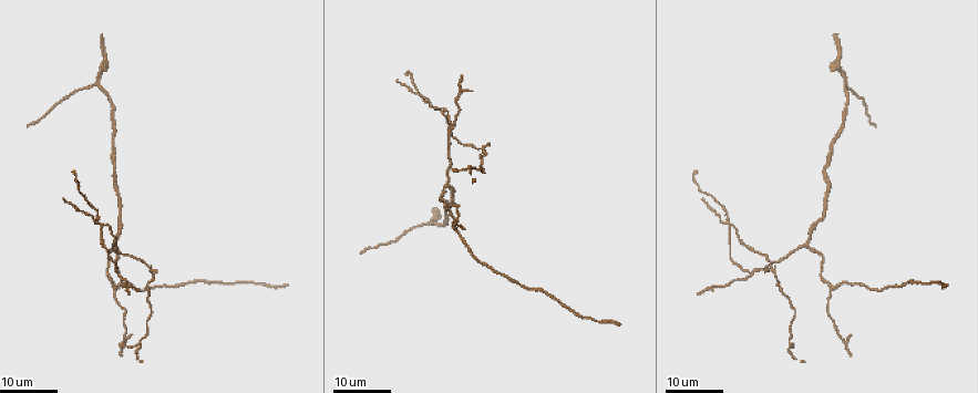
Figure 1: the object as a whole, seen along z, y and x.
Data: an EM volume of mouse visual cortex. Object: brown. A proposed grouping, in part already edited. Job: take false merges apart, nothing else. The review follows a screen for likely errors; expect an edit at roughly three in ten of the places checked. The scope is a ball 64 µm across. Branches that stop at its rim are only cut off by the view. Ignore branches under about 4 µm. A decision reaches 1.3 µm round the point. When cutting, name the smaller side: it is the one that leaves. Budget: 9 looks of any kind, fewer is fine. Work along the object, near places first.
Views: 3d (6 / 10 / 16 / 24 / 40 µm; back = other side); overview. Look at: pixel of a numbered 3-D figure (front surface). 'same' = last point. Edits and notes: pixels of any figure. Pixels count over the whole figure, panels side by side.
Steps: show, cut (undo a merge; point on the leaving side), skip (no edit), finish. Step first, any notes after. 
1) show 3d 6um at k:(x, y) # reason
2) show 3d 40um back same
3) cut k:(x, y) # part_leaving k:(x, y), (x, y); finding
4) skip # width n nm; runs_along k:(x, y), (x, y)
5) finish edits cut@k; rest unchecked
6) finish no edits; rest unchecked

show 3d 16um at 1:(751, 272) # branch point

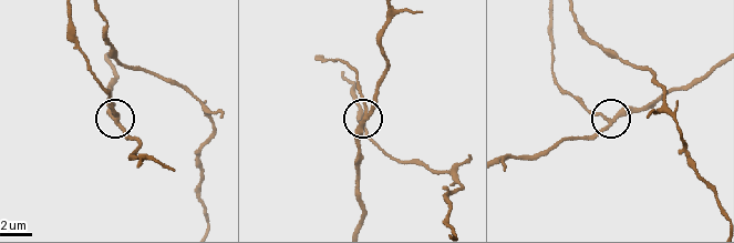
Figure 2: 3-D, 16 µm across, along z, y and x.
show 3d 6um at 2:(609, 123)

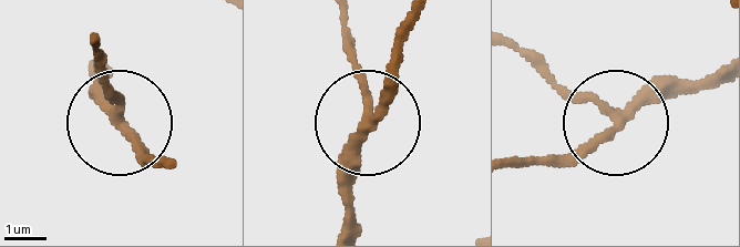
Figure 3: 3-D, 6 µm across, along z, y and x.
skip # runs_along 3:(351, 227), (351, 142), (404, 40); continuous, no second neuron

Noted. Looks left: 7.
show 3d 24um at 1:(101, 224) # arms run side by side

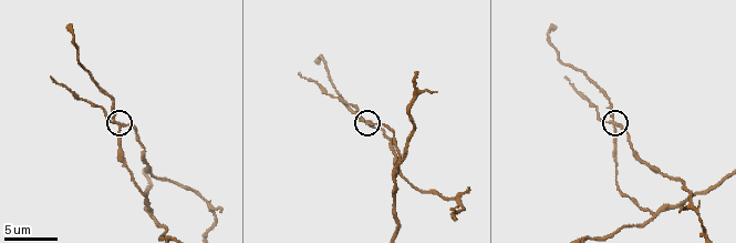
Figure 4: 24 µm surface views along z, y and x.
show 3d 10um at 4:(122, 124)

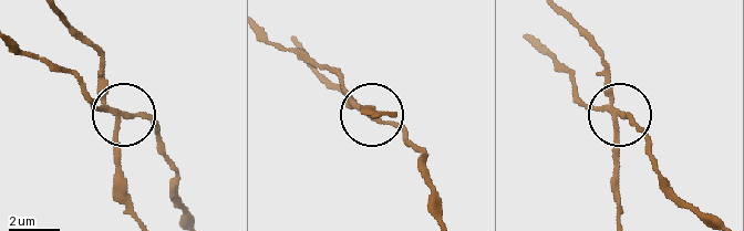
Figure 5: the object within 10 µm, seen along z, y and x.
cut 5:(342, 75) # part_leaving 5:(359, 108), (395, 123), (424, 150), (440, 216); a second neuron is stuck on

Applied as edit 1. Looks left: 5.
show 3d 16um at 1:(446, 186) # a fork

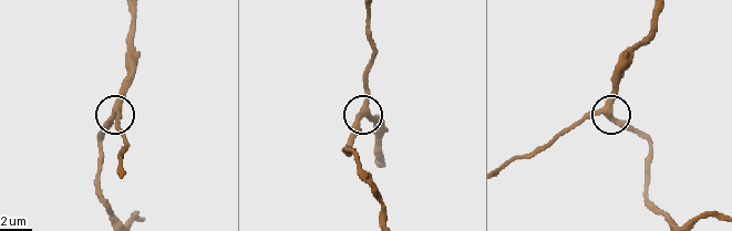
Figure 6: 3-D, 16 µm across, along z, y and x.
show 3d 10um at 6:(114, 112) # zoom in

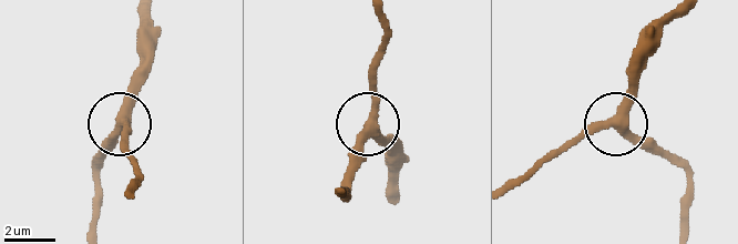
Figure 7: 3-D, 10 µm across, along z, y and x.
skip # runs_along 7:(525, 174), (611, 123), (632, 79), (632, 56); continuous, no second neuron

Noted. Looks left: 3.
show 3d 24um at 1:(451, 212) # a fork

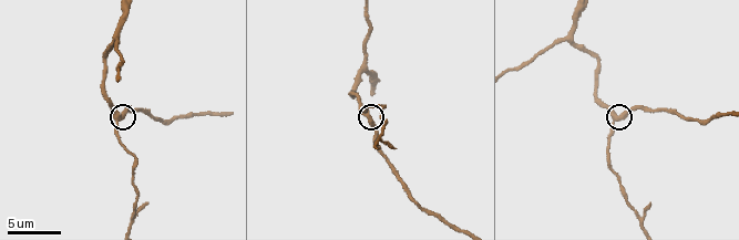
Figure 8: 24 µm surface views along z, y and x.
show 3d 6um at 8:(368, 115)

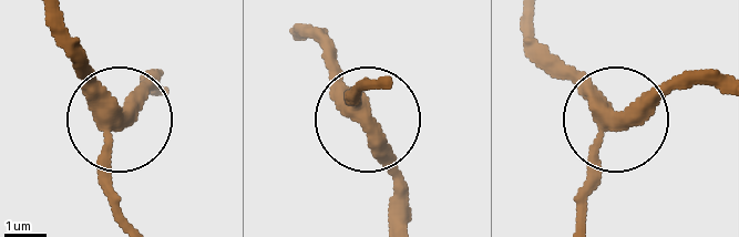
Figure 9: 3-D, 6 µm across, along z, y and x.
show 3d 6um back at 9:(364, 116)

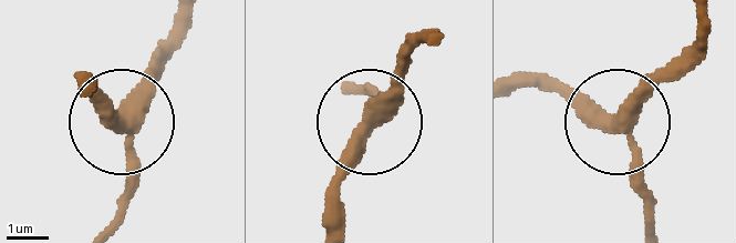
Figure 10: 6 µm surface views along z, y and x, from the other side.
skip # arms 3; runs_along 10:(702, 18), (691, 50), (620, 124), (649, 226); all the same neuron

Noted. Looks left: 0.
finish edits cut@5; rest unchecked

